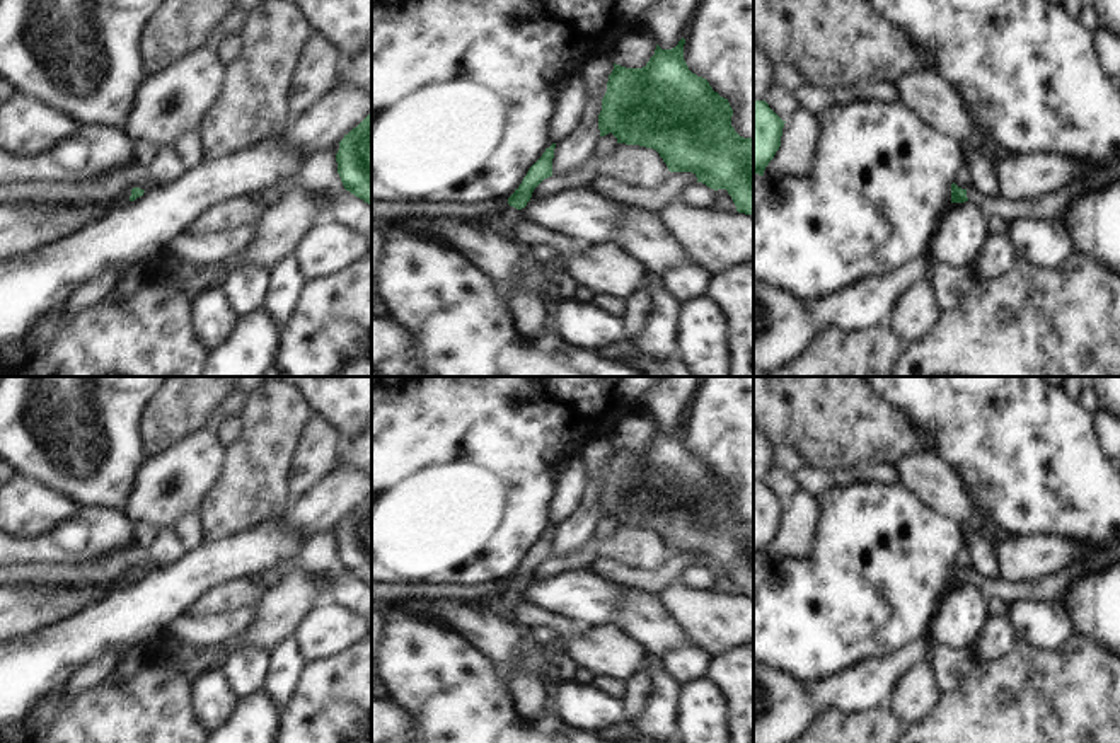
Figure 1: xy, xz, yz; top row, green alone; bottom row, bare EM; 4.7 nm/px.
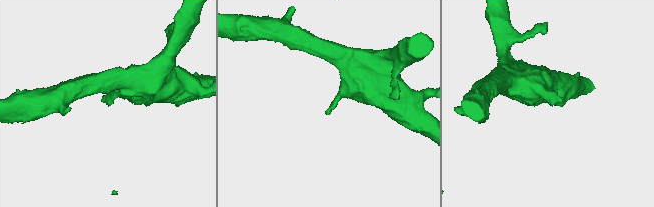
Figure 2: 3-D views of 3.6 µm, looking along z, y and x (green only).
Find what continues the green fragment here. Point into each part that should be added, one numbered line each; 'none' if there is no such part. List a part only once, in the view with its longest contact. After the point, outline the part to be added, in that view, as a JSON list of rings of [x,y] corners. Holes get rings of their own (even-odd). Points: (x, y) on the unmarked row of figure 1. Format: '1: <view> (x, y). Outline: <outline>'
1: xz (508, 597). Outline: [[[505,588],[496,598],[494,605],[501,608],[499,617],[503,624],[511,625],[510,608],[522,598],[522,591]]]

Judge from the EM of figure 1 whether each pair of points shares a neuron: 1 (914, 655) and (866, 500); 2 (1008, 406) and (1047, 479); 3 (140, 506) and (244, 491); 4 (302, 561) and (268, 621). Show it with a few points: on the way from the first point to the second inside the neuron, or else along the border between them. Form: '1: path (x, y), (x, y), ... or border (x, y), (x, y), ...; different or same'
1: border (929, 633), (873, 656); different
2: path (1008, 425), (1008, 433), (1032, 460); same
3: border (222, 462), (220, 472), (198, 510); different
4: border (290, 564), (312, 578), (329, 580); different

